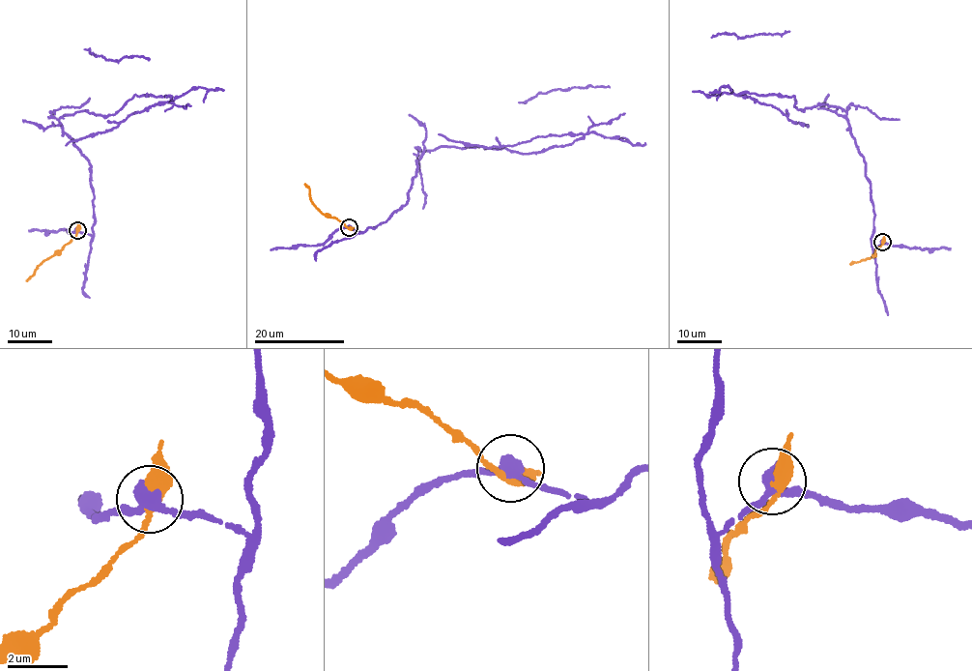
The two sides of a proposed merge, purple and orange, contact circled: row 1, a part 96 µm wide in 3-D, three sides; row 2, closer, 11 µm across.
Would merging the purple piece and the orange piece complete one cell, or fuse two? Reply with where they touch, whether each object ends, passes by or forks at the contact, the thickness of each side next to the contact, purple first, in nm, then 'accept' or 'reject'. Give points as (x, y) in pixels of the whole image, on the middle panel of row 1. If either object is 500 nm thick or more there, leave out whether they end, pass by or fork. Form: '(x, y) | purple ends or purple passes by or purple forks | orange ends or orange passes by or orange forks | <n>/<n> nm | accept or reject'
(349, 227) | purple passes by | orange passes by | 360/420 nm | reject

